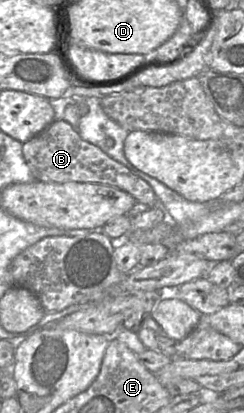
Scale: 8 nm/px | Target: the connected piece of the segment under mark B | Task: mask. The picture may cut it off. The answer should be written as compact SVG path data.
M63 119L54 120L44 131L23 143L22 153L35 180L48 183L80 182L109 185L131 194L137 202L163 210L162 202L146 181L97 146L83 140L73 126Z

